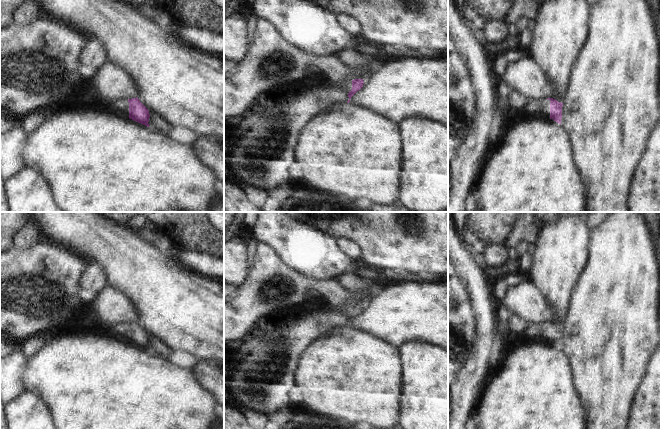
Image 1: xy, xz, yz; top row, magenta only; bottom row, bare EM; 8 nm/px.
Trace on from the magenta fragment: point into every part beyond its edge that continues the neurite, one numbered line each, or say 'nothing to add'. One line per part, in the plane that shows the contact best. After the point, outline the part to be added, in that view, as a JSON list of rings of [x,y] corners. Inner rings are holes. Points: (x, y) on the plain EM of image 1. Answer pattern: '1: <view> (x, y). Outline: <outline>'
1: yz (534, 333). Outline: [[[528,324],[522,339],[528,342],[550,342],[550,324]]]

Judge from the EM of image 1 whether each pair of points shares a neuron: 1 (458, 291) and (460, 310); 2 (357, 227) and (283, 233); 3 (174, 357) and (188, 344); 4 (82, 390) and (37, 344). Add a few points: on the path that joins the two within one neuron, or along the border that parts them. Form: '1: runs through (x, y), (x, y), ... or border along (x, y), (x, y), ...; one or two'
1: runs through (458, 296), (460, 305); one
2: border along (301, 222), (313, 225), (335, 238); two
3: border along (160, 341), (175, 350), (188, 352), (196, 360); two
4: border along (48, 340), (27, 358); two

